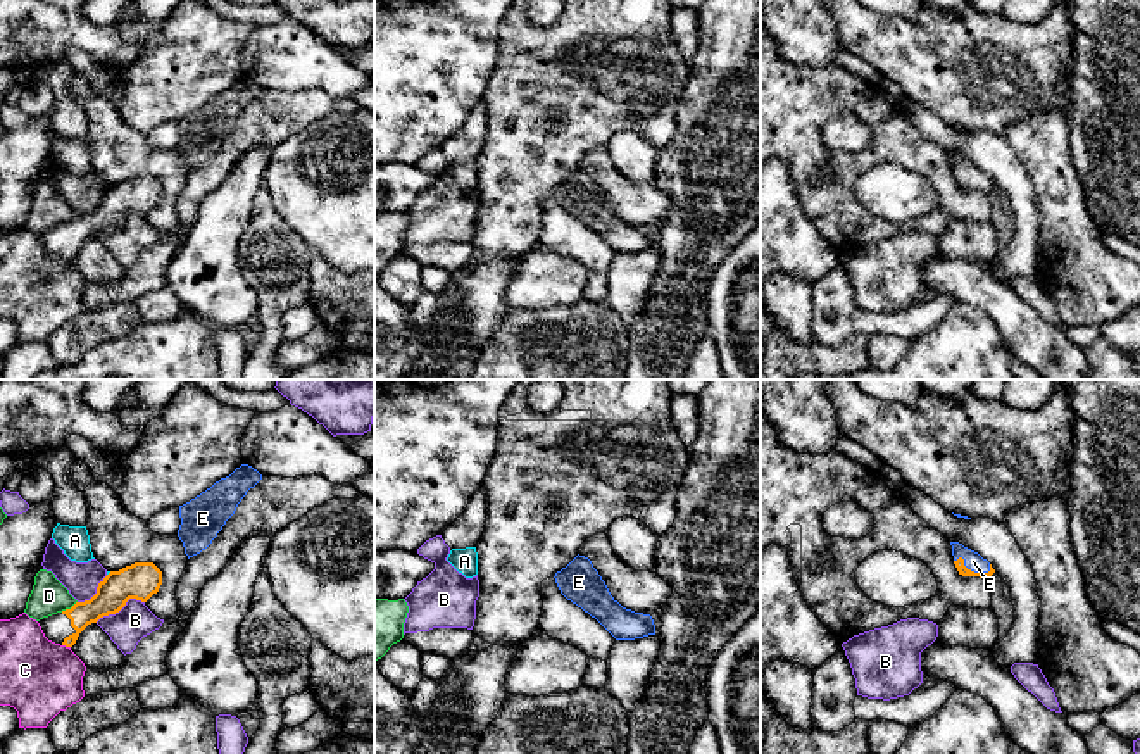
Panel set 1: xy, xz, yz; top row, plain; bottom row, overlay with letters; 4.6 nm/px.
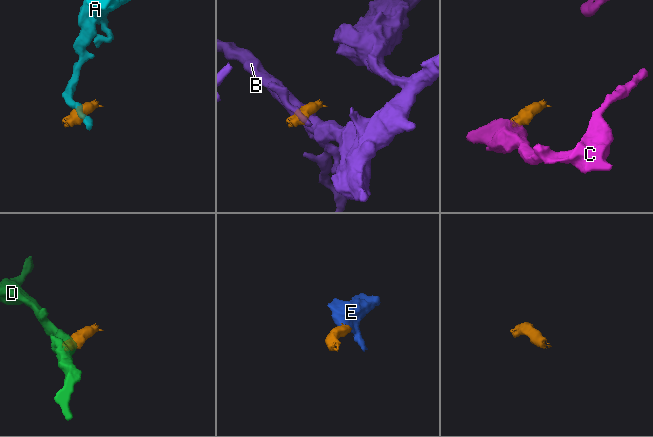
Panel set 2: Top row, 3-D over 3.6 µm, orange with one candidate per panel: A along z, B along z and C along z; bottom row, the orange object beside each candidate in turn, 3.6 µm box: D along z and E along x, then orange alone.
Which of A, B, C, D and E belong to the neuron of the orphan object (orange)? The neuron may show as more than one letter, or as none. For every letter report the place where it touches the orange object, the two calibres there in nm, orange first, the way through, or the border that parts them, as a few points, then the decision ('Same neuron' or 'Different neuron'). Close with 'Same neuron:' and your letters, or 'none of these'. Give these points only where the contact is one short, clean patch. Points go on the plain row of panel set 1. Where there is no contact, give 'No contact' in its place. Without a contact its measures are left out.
A: Touches orange at xy (109, 187). Thickness 170 nm (orange) against 20 nm. Boundary: xy (111, 185), (107, 188). Different neuron
B: Touches orange at xy (119, 223). Thickness 170 nm (orange) against 170 nm. Different neuron
C: Touches orange at xy (66, 259). Thickness 120 nm (orange) against 360 nm. Boundary: xy (62, 257), (69, 261). Different neuron
D: Touches orange at xy (68, 223). Thickness 150 nm (orange) against 170 nm. Boundary: xy (76, 214), (61, 225). Different neuron
E: Touches orange at yz (970, 183). Thickness 50 nm (orange) against 90 nm. Path across: yz (959, 176), (970, 183), (973, 175). Same neuron
Same neuron: E

